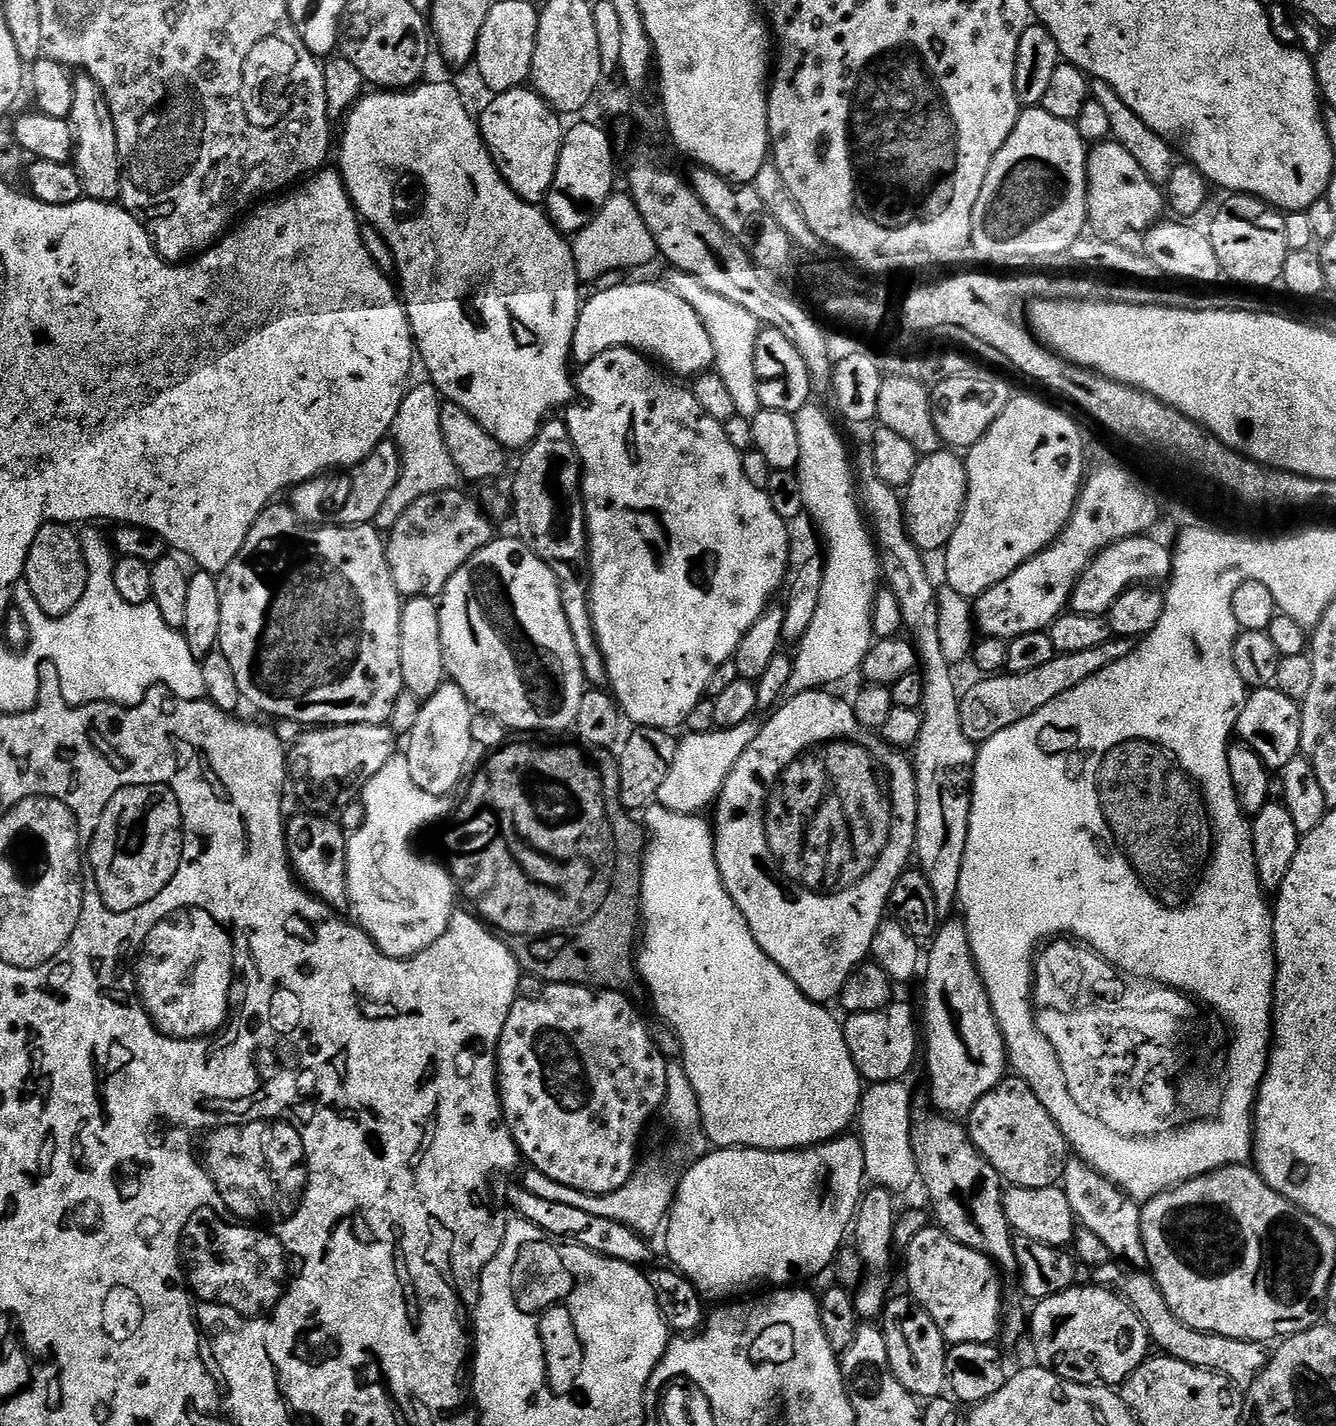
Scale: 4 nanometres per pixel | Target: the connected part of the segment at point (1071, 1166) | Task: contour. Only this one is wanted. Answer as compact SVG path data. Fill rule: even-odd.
M1069 1159L1064 1167L1062 1187L1066 1198L1070 1198L1070 1208L1074 1210L1079 1227L1084 1228L1108 1252L1141 1251L1142 1234L1141 1205L1123 1192L1116 1184L1111 1184L1105 1176L1098 1174L1085 1160Z

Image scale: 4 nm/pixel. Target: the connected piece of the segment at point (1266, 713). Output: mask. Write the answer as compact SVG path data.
M1278 687L1258 688L1249 695L1236 723L1235 735L1264 760L1269 770L1282 770L1300 755L1302 738L1301 705Z

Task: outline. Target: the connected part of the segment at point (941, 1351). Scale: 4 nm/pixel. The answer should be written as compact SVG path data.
M896 1294L889 1299L882 1317L882 1323L884 1323L882 1334L886 1338L886 1350L890 1354L890 1370L896 1375L898 1382L902 1382L902 1386L906 1386L906 1390L910 1390L910 1394L914 1397L935 1398L945 1395L948 1382L946 1362L948 1361L949 1345L946 1343L944 1335L938 1330L934 1318L930 1318L928 1311L919 1302L913 1300L911 1295L903 1295Z

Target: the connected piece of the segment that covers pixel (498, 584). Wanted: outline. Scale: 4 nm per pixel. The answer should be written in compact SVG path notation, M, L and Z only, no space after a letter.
M493 538L485 548L478 550L443 590L438 600L440 610L440 633L442 634L442 650L444 651L444 667L451 683L456 684L466 694L473 709L479 710L485 716L498 718L508 729L520 732L560 732L563 728L571 729L578 718L578 706L582 706L582 698L586 691L586 681L582 668L582 658L578 654L578 646L574 644L574 634L570 632L570 622L566 622L566 610L562 606L560 583L555 574L534 554L534 550L519 538L500 540Z

